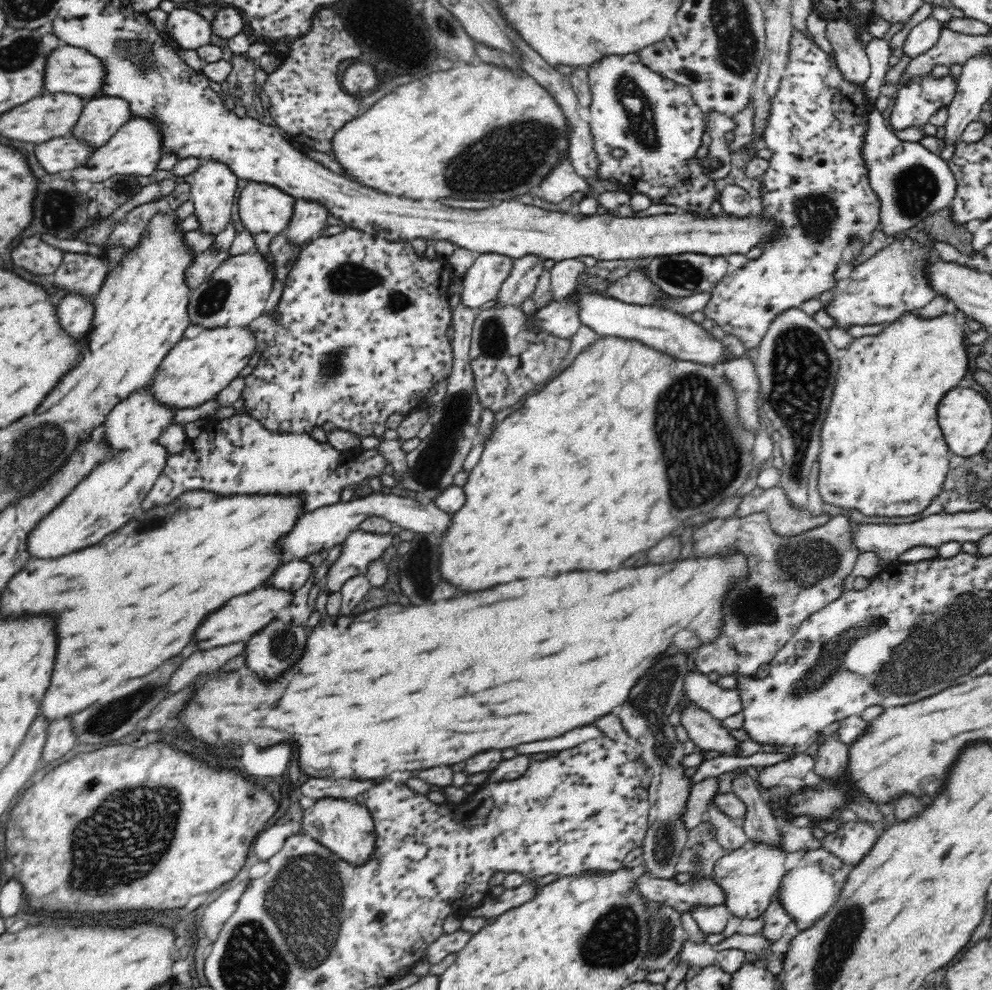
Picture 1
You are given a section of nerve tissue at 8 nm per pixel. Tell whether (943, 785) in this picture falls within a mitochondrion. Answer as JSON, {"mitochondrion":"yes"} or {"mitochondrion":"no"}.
{"mitochondrion":"no"}

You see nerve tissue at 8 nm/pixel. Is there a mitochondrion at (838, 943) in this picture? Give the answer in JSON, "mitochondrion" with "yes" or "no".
{"mitochondrion":"yes"}

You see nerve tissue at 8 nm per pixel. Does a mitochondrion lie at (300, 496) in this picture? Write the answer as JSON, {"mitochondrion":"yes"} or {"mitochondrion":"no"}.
{"mitochondrion":"no"}

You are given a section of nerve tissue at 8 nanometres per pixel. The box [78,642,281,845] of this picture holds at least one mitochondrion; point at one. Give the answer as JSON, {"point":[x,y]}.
{"point":[115,715]}

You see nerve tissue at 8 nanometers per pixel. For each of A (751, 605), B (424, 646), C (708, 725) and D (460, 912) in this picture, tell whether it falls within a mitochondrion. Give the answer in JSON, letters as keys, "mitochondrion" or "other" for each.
{"A":"mitochondrion","B":"other","C":"other","D":"other"}

